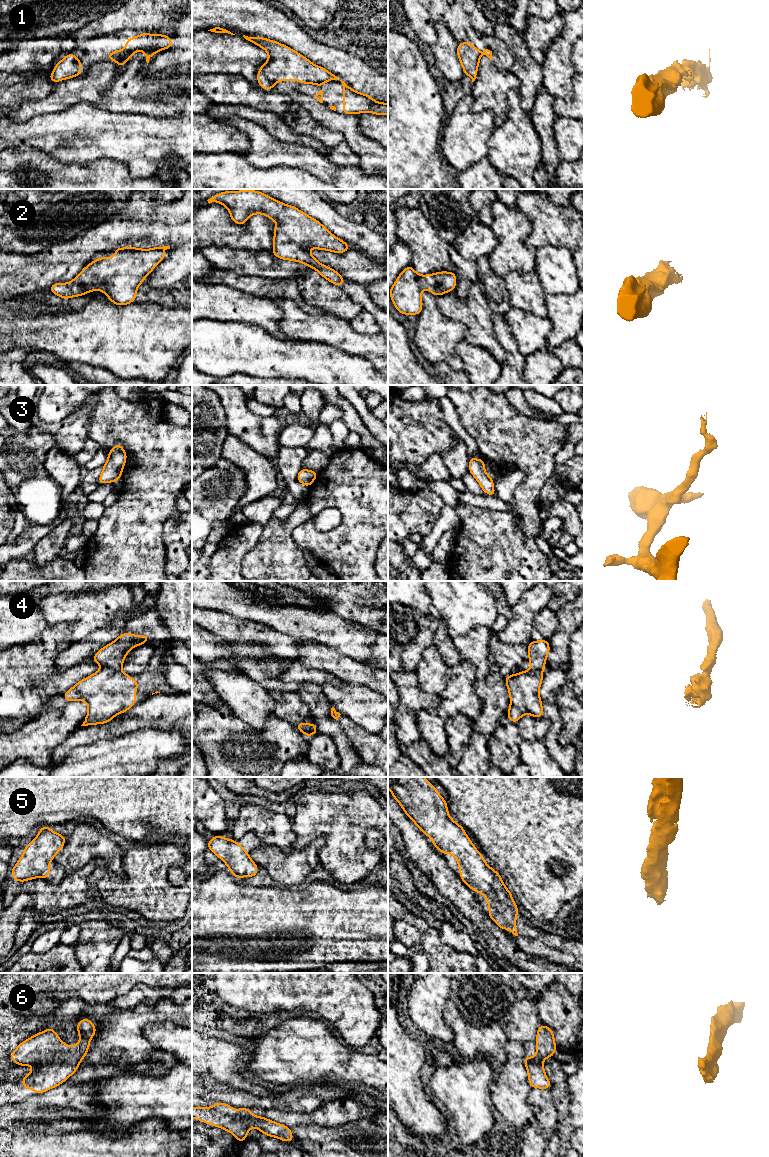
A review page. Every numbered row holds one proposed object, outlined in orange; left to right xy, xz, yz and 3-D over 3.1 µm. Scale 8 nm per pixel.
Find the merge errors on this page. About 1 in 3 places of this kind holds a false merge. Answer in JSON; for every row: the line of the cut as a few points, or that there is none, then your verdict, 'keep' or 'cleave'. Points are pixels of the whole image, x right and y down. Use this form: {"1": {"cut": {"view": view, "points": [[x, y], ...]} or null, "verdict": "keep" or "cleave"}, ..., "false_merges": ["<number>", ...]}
{"1": {"cut": {"view": "xy", "points": [[134, 51], [128, 56], [115, 60]]}, "verdict": "cleave"}, "2": {"cut": null, "verdict": "keep"}, "3": {"cut": null, "verdict": "keep"}, "4": {"cut": {"view": "xy", "points": [[102, 666], [120, 670]]}, "verdict": "cleave"}, "5": {"cut": null, "verdict": "keep"}, "6": {"cut": null, "verdict": "keep"}, "false_merges": ["1", "4"]}

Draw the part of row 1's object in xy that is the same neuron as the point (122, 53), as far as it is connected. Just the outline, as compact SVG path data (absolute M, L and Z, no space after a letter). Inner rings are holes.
M120 49L118 51L114 51L111 53L107 54L107 59L106 60L110 60L112 59L113 61L115 61L121 68L124 68L124 63L119 64L117 61L118 60L122 60L126 57L129 57L131 54L130 51L127 51L125 49Z

